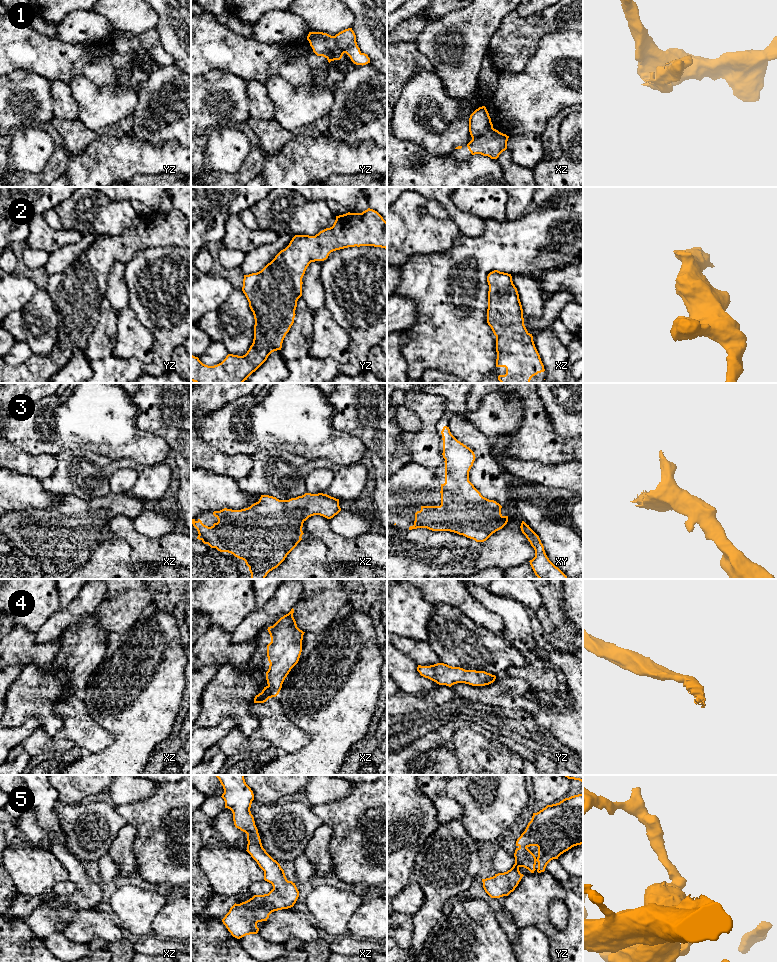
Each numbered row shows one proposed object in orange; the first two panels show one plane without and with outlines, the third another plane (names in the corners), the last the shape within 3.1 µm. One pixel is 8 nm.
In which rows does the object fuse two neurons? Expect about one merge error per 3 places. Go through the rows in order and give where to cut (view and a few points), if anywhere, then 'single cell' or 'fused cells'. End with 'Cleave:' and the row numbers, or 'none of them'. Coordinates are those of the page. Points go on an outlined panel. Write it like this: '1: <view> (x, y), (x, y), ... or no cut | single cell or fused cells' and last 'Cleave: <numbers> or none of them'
1: xz (493, 128), (471, 141) | fused cells
2: no cut | single cell
3: no cut | single cell
4: no cut | single cell
5: no cut | single cell
Cleave: 1

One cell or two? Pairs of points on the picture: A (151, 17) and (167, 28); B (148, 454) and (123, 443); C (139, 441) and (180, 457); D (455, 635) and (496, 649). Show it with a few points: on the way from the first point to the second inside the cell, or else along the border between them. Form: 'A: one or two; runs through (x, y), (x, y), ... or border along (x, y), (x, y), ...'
A: two; border along (154, 10), (158, 18), (156, 27)
B: one; runs through (142, 448), (135, 443), (129, 443)
C: two; border along (155, 435), (158, 435), (166, 442), (171, 455)
D: one; runs through (465, 644), (479, 649), (486, 649)

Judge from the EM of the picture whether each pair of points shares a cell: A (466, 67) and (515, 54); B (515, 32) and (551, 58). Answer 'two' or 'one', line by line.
A: two
B: two

